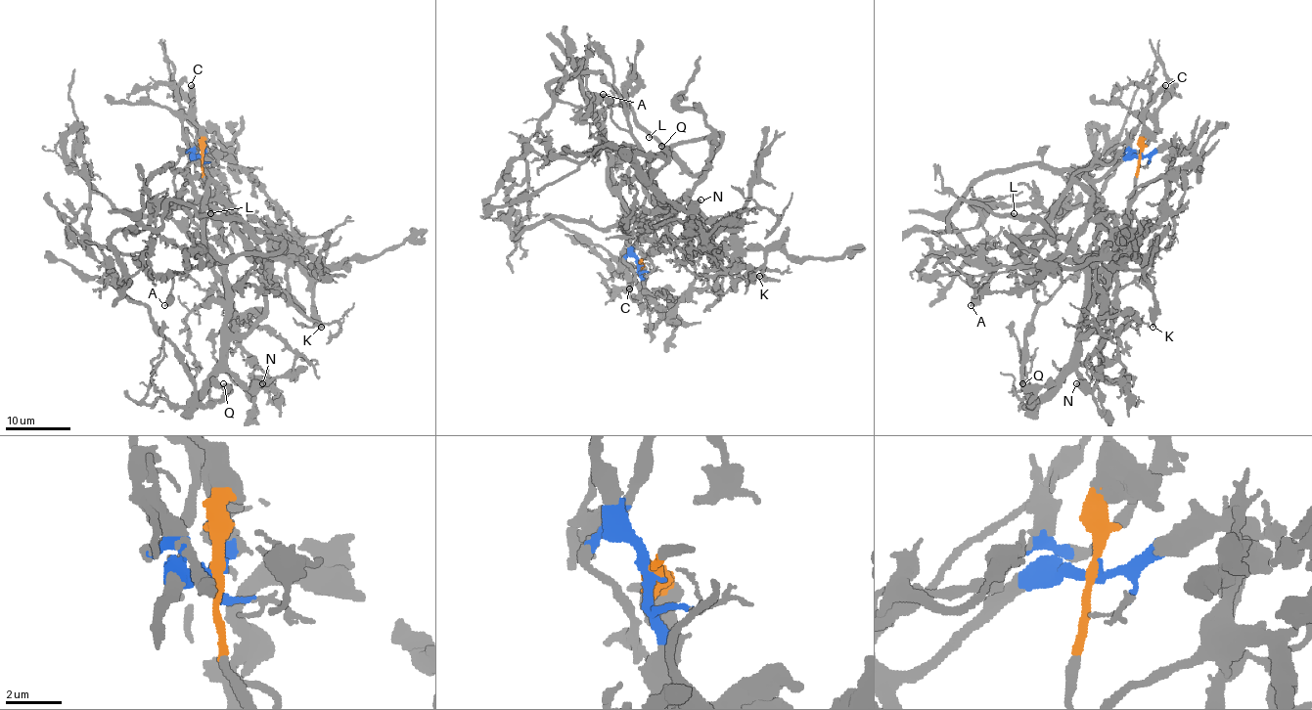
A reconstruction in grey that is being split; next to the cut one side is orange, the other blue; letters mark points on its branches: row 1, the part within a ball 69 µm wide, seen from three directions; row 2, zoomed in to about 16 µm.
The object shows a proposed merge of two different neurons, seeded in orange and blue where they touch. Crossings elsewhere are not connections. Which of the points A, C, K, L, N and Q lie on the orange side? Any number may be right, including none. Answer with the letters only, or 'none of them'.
A, C, N, Q

